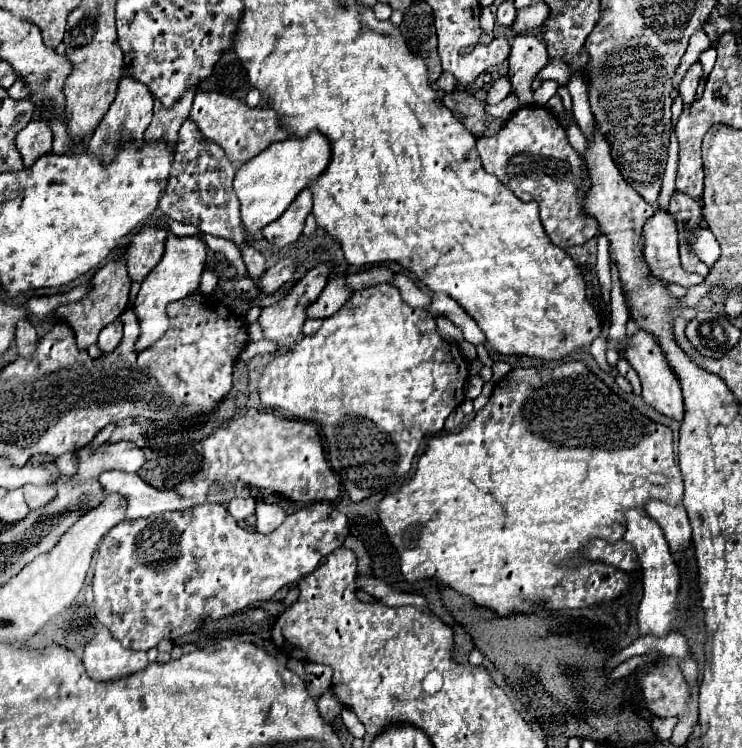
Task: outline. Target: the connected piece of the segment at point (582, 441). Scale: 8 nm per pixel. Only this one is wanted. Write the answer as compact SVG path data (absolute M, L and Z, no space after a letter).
M566 361L560 365L544 365L538 369L512 369L500 383L496 383L490 401L476 413L476 417L460 431L448 435L430 437L424 455L418 459L414 477L404 483L396 493L386 495L376 513L380 517L380 525L384 527L390 543L394 545L400 557L400 571L408 583L418 583L424 579L436 579L442 585L448 585L460 595L466 595L484 609L494 611L500 617L510 613L540 613L540 611L560 611L560 609L576 609L576 607L592 607L592 605L608 605L616 601L630 585L630 577L622 571L614 571L604 563L590 563L582 555L578 555L592 539L606 539L616 543L624 535L624 513L628 509L644 509L646 499L656 497L670 505L682 501L682 477L680 469L674 461L672 451L672 429L660 425L634 407L630 407L624 399L612 393L582 361Z

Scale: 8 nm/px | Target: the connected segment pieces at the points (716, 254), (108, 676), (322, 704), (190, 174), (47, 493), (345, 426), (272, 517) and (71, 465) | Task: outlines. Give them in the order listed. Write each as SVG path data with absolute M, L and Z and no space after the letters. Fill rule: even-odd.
M700 229L696 241L692 243L692 247L696 249L696 255L700 257L700 261L712 269L714 263L720 259L720 245L716 241L716 237L708 231L708 229Z
M100 629L84 647L84 667L94 681L116 681L148 667L146 653L132 653L116 641L108 629Z
M326 691L326 693L318 699L318 709L320 709L322 719L324 719L326 723L334 723L336 717L340 715L340 711L342 711L342 705L336 701L336 697L332 695L332 691Z
M186 117L186 121L180 127L180 139L174 153L176 155L174 155L172 171L166 189L162 191L158 207L164 211L166 217L172 217L180 223L190 223L198 227L198 231L202 233L232 241L242 253L242 259L248 267L248 275L254 281L258 281L266 271L266 261L246 241L246 233L240 221L240 203L236 201L236 195L232 191L232 179L236 175L236 167L228 161L226 153L216 143L208 141L200 133L198 125L190 117Z
M26 485L24 495L30 509L42 509L46 503L50 503L56 497L56 489L40 489L36 485Z
M380 283L356 291L340 311L326 317L314 337L304 337L288 353L272 359L258 383L266 407L290 411L302 421L318 423L326 441L328 461L340 477L352 501L400 487L410 475L418 443L430 433L444 429L446 417L464 401L468 363L454 343L438 335L436 323L424 309L412 309L402 301L400 291Z
M266 501L256 503L256 531L258 533L272 533L276 527L284 523L284 517L286 513L276 505L268 505Z
M66 453L62 457L56 459L56 465L60 469L60 473L64 475L74 475L78 471L78 455L76 453Z

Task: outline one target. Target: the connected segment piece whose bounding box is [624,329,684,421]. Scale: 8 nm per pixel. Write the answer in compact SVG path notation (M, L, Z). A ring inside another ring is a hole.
M638 329L634 335L628 337L626 343L626 351L624 351L624 359L628 359L628 363L634 367L634 371L640 377L642 383L642 399L652 405L658 413L664 413L666 417L672 417L676 421L682 419L684 415L684 401L682 401L682 389L680 389L680 381L676 379L676 375L670 371L658 343L654 341L654 337L642 329Z

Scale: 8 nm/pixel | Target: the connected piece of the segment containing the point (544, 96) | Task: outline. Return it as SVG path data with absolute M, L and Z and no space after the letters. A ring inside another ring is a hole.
M542 81L542 85L534 91L534 103L544 107L548 103L548 99L556 93L556 89L558 89L558 85L554 81Z

